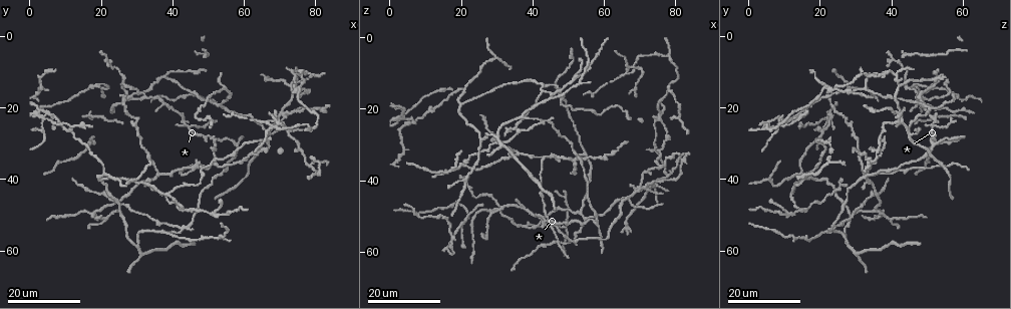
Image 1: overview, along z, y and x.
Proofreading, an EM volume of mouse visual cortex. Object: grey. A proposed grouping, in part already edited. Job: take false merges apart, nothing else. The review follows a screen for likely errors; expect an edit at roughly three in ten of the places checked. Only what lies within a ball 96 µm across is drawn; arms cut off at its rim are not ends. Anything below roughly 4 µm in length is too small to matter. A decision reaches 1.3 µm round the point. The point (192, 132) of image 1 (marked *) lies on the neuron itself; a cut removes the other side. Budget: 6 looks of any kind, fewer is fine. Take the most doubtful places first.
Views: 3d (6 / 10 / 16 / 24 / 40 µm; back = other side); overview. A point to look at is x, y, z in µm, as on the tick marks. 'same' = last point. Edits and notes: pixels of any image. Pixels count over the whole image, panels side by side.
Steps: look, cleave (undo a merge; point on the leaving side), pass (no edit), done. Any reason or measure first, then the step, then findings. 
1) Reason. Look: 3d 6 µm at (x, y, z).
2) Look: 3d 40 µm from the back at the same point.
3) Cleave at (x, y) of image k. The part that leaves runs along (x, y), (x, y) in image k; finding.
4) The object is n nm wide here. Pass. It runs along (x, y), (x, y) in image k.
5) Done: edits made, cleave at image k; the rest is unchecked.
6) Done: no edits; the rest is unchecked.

Three-way junction. Look: 3d 24 µm at (23.0, 49.0, 36.5).

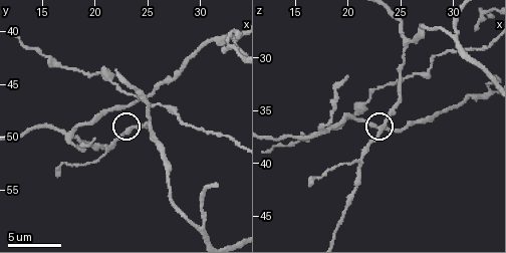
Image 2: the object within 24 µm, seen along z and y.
Look: 3d 10 µm at (23.4, 49.0, 36.2).

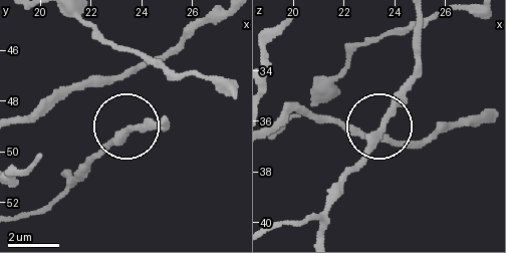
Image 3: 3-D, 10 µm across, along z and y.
3 arms meet here. Pass. One neuron here.

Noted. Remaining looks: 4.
Branch point. Look: 3d 16 µm at (19.5, 40.0, 19.0).

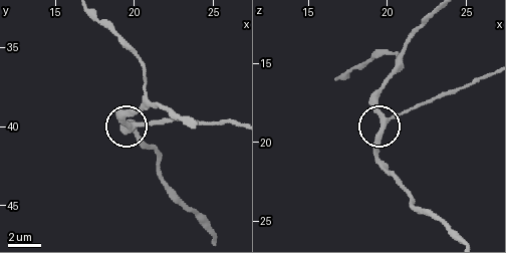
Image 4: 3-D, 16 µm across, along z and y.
Look: 3d 6 µm at (20.1, 40.0, 18.5).

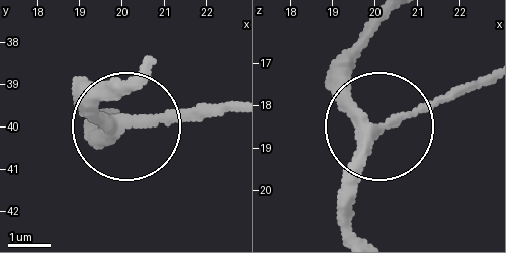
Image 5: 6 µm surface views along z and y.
The side arm is 56 µm long. Pass. It runs along (350, 226), (346, 172), (371, 129), (346, 85), (353, 46) in image 5; continuous, no second neuron.

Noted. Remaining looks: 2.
Look: 3d 24 µm at (54.0, 14.0, 33.0).

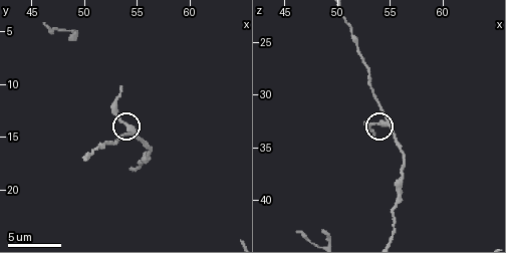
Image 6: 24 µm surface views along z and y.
Look: 3d 10 µm at (54.2, 14.2, 32.6).

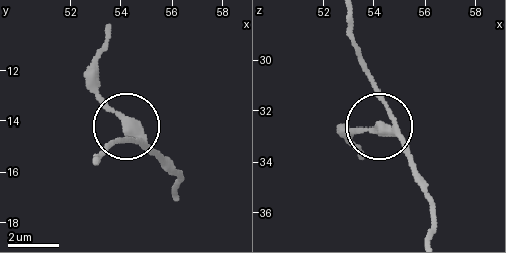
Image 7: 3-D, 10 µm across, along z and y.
The side arm is 5 µm long. Pass. It runs along (430, 231), (430, 198), (402, 140), (371, 128), (341, 128) in image 7; continuous, no second neuron.

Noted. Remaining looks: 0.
Done: no edits; the rest is unchecked.

